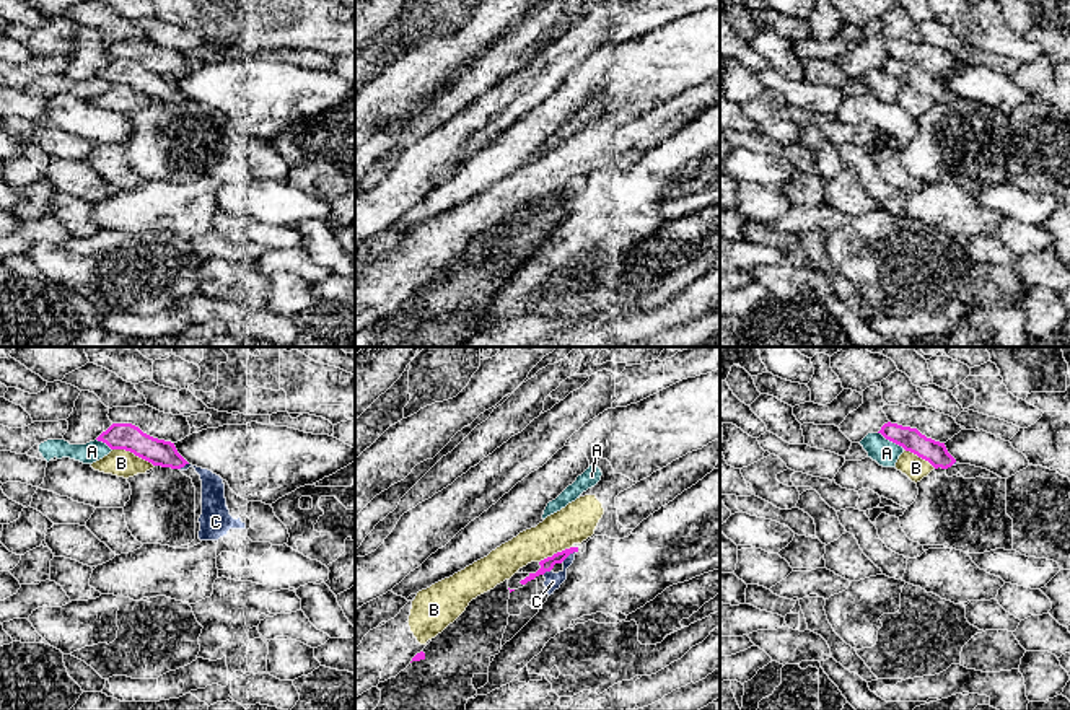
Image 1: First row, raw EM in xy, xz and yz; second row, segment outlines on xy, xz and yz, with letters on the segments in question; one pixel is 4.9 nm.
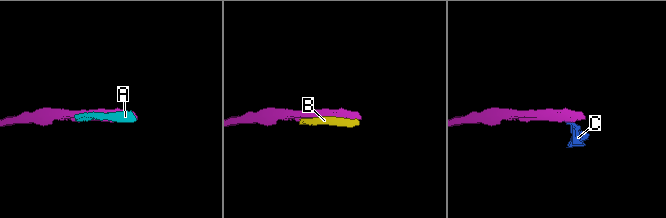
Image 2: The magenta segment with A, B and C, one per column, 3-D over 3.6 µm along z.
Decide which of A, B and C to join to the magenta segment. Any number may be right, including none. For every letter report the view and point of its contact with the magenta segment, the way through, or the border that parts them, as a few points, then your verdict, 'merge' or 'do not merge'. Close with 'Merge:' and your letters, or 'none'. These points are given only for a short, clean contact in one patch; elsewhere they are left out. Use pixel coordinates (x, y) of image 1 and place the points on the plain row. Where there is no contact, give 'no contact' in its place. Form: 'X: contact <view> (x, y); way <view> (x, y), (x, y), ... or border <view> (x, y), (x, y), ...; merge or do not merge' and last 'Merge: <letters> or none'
A: contact yz (891, 75); do not merge
B: contact xy (134, 88); do not merge
C: contact xz (567, 191); border xz (575, 186), (561, 197); do not merge
Merge: none

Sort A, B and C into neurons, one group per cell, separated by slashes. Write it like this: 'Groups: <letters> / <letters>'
Groups: A / B / C

